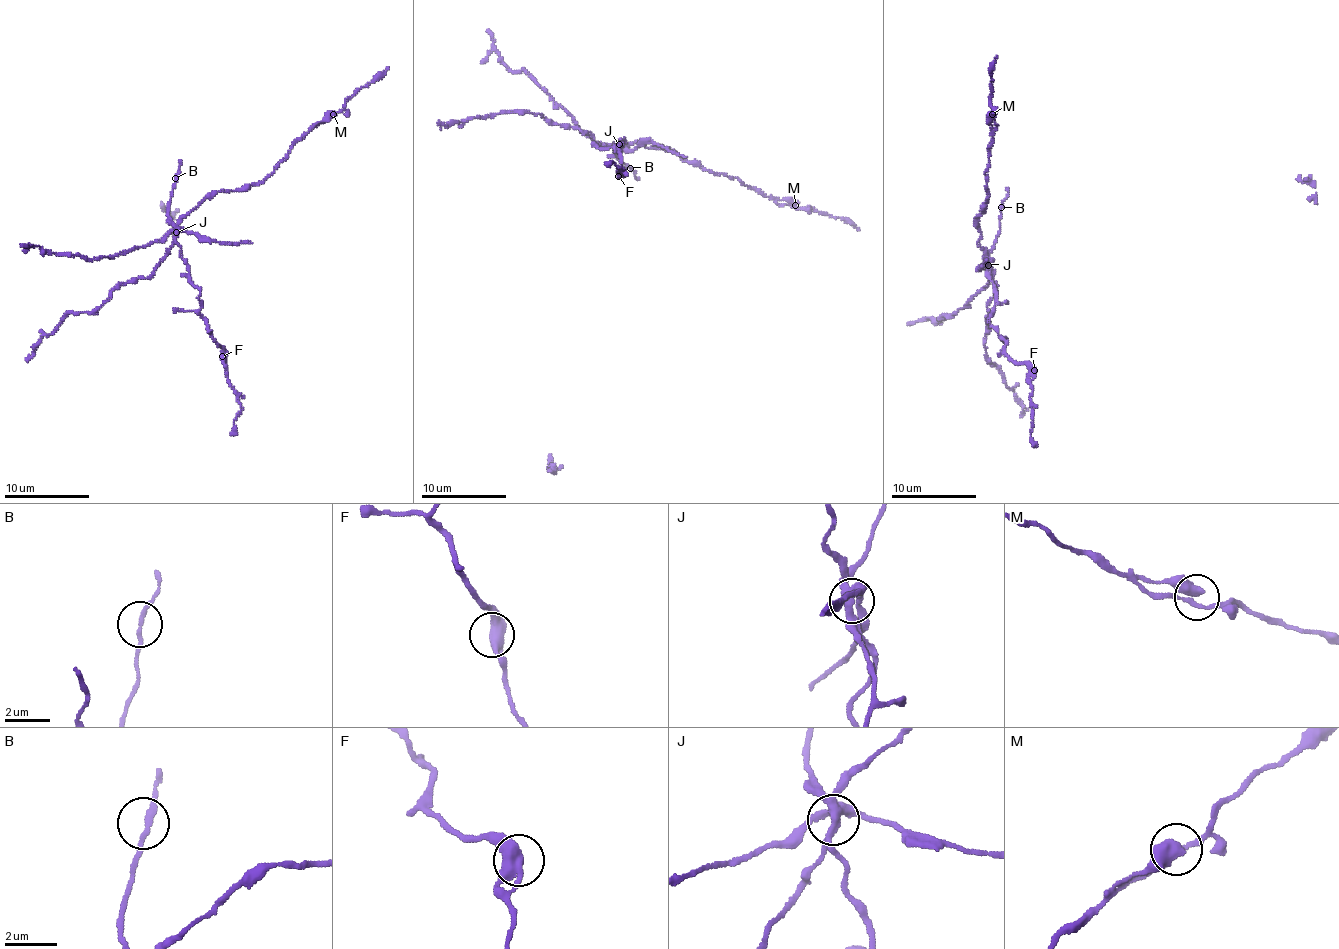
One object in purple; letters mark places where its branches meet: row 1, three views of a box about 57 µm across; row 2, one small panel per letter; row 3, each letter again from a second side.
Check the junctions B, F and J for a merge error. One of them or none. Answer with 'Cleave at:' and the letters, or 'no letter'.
Cleave at: J

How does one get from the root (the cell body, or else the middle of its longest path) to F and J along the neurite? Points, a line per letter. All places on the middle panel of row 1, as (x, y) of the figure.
F: (632, 170), (619, 161), (615, 142), (618, 148), (625, 140), (615, 148), (622, 161), (618, 176)
J: (632, 170), (619, 161), (615, 152), (618, 144)

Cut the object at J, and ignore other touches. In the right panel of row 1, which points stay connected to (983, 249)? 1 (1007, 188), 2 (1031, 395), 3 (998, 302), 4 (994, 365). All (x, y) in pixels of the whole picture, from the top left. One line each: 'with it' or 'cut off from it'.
1: cut off from it
2: cut off from it
3: cut off from it
4: with it

